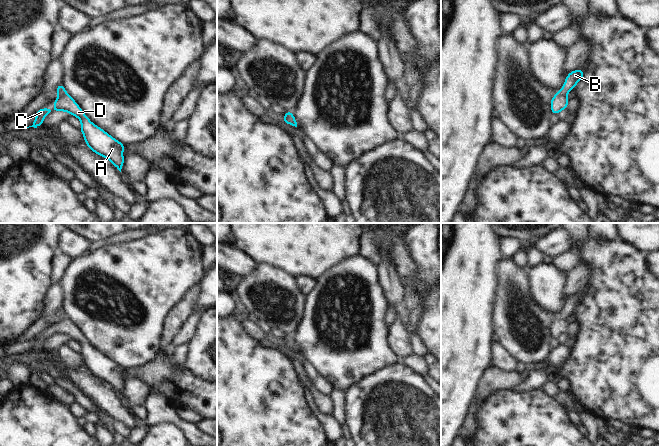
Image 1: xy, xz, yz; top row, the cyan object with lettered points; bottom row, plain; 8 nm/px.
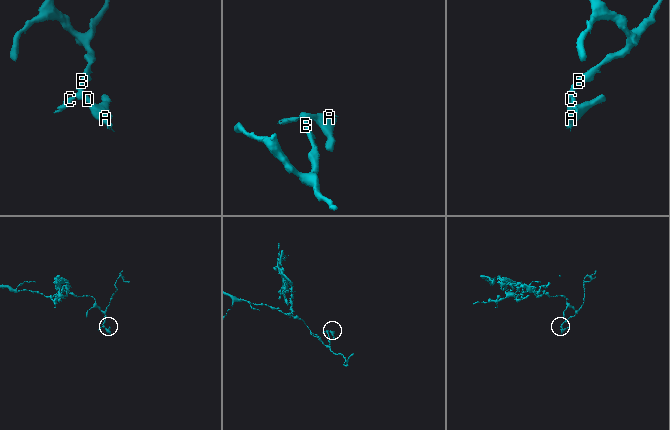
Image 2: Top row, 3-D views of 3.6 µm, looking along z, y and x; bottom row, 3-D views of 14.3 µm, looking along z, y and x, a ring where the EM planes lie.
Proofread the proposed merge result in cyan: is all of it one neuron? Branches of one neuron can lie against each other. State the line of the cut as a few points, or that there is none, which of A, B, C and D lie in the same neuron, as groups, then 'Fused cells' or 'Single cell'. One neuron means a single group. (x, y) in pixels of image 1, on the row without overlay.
Split along xy (68, 318), (59, 320). Groups: A C D / B. Fused cells.

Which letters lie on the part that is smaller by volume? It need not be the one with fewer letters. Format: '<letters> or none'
A, C, D.

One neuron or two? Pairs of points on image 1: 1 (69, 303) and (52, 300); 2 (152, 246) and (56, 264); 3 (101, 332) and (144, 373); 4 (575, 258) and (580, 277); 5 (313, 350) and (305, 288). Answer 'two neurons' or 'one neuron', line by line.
1: two neurons
2: two neurons
3: two neurons
4: two neurons
5: two neurons

